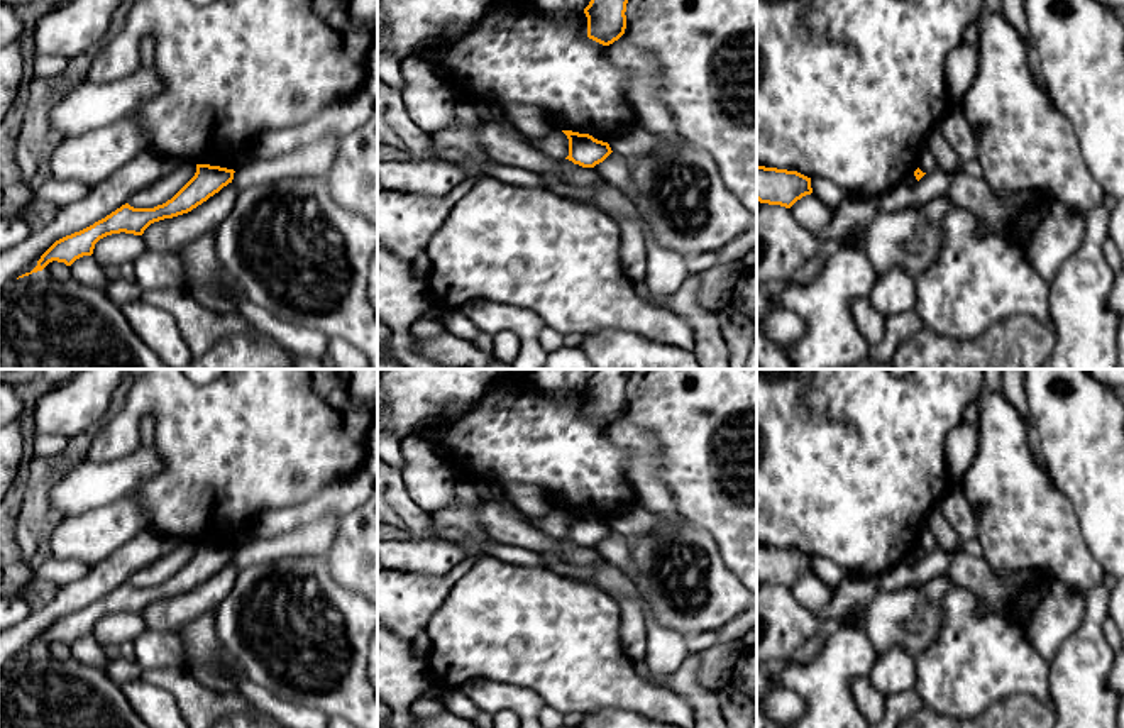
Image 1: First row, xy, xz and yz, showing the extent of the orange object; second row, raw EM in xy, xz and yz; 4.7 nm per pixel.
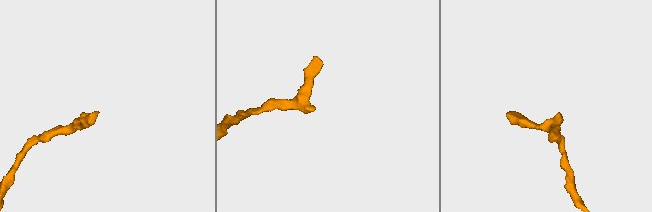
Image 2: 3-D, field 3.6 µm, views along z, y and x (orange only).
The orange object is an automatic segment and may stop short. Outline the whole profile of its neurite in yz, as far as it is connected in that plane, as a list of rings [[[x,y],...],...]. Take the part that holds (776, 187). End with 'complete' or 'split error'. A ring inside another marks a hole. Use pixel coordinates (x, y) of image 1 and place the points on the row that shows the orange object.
[[[757,164],[757,200],[760,203],[791,208],[797,200],[811,193],[811,178],[797,171]]]; complete

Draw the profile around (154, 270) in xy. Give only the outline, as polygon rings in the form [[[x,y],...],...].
[[[144,251],[144,254],[134,262],[135,281],[142,291],[161,288],[190,290],[190,279],[183,256],[174,251]]]

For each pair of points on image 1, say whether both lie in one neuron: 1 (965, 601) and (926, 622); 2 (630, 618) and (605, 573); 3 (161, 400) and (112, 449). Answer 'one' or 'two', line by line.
1: two
2: one
3: one

